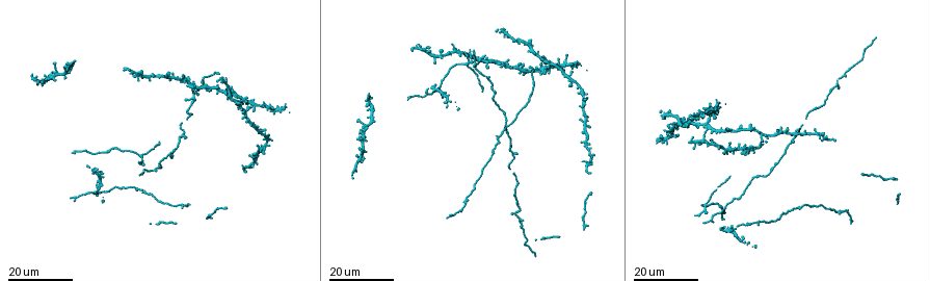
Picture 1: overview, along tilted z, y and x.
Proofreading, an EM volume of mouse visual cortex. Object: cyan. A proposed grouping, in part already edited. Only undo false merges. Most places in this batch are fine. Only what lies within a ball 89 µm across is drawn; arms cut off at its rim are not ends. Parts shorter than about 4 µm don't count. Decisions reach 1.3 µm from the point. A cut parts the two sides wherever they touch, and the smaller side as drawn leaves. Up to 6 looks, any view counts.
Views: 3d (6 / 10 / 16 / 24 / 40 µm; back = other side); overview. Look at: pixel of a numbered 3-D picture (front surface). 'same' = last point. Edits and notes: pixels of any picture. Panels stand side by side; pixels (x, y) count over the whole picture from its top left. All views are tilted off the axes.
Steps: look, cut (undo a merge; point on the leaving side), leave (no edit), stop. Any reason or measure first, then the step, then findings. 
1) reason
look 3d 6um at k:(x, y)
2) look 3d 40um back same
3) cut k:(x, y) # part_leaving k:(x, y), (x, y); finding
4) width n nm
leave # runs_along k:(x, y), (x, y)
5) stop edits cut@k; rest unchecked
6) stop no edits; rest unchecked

four-way junction
look 3d 16um at 1:(585, 149)

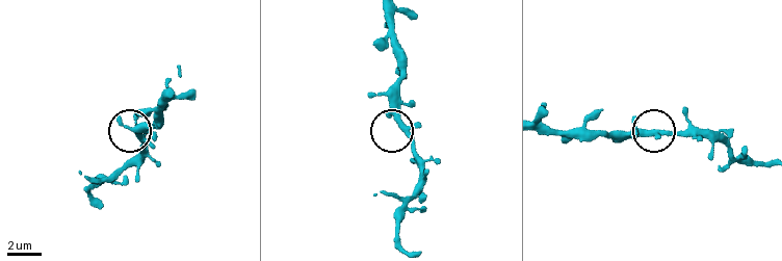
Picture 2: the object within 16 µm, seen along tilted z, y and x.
look 3d 6um at 2:(400, 121)

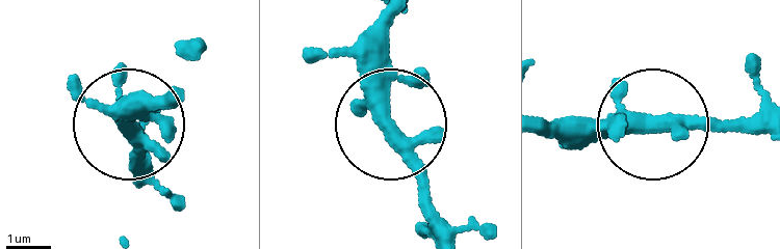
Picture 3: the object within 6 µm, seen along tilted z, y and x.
look 3d 6um back at 3:(652, 122)

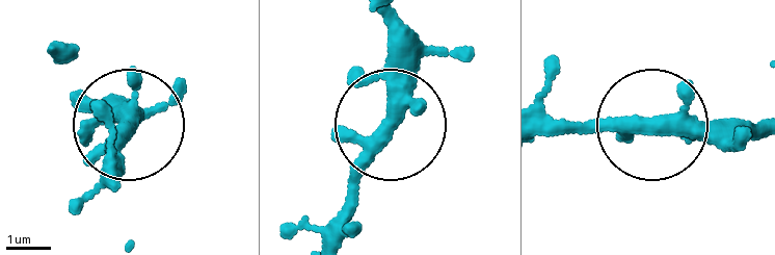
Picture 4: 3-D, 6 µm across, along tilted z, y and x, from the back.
leave # runs_along 4:(758, 128), (540, 121); continuous, no second neuron

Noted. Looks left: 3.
three-way junction
look 3d 16um at 1:(142, 157)

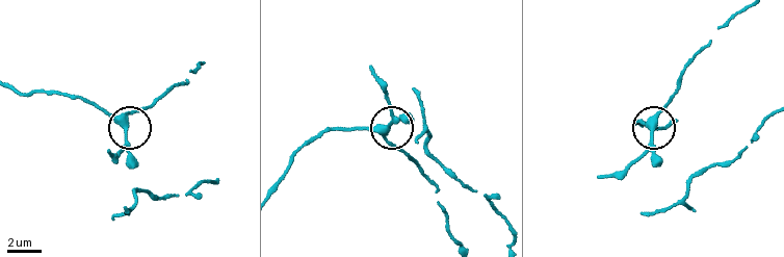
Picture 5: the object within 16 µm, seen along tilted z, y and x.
look 3d 10um at 5:(385, 127)

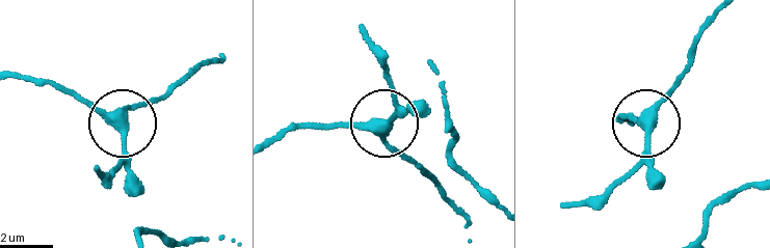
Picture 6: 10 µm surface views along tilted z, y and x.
width 300 nm
leave # continuous, no second neuron

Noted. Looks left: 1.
stop no edits; rest unchecked

